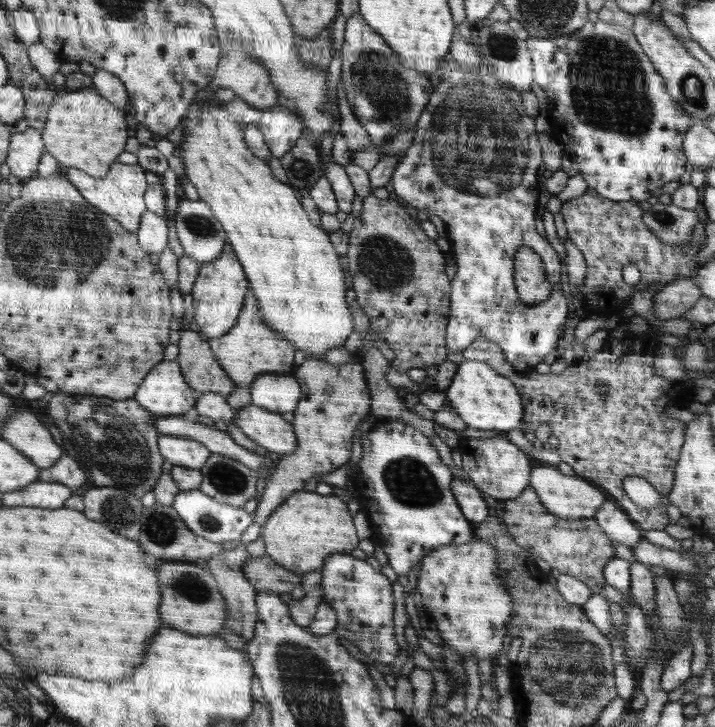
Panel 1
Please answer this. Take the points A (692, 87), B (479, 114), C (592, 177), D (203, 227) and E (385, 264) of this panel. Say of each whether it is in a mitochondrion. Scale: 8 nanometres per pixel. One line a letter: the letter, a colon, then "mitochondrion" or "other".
A: mitochondrion
B: mitochondrion
C: other
D: mitochondrion
E: mitochondrion

